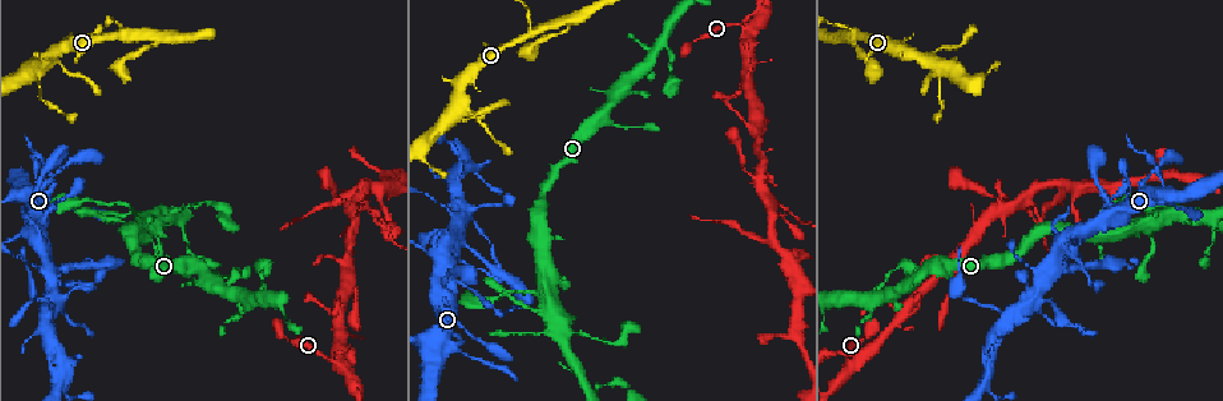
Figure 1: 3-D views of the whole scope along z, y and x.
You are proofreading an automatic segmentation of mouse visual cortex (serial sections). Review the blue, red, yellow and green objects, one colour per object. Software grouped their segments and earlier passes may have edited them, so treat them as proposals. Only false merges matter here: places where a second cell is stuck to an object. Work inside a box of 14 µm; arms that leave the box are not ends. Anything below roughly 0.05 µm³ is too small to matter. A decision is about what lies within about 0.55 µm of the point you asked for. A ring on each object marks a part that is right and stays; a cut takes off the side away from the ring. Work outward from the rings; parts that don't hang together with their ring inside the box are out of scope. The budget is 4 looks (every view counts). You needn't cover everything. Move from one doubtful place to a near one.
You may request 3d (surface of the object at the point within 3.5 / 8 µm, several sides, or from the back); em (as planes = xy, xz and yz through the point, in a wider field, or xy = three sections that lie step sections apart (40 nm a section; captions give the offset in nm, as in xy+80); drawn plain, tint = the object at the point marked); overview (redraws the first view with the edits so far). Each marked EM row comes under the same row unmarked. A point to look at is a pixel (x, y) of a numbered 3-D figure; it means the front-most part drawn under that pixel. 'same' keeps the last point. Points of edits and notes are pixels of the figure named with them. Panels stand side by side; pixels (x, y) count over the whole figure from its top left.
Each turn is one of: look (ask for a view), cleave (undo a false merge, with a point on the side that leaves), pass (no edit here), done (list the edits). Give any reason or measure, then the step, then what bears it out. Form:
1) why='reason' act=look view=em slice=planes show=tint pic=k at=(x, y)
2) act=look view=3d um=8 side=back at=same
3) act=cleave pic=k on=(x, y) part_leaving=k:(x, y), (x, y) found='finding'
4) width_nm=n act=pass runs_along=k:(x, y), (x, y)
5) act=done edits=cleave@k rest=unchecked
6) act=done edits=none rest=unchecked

why='a fork' act=look view=3d um=3.5 pic=1 at=(23, 231)

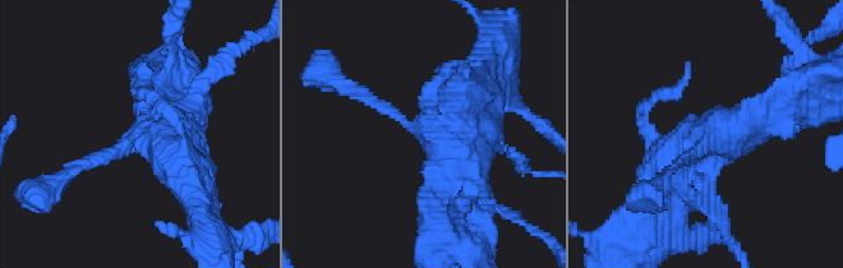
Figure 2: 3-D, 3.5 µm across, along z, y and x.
act=look view=em slice=xy step=1 show=tint pic=2 at=(146, 134)

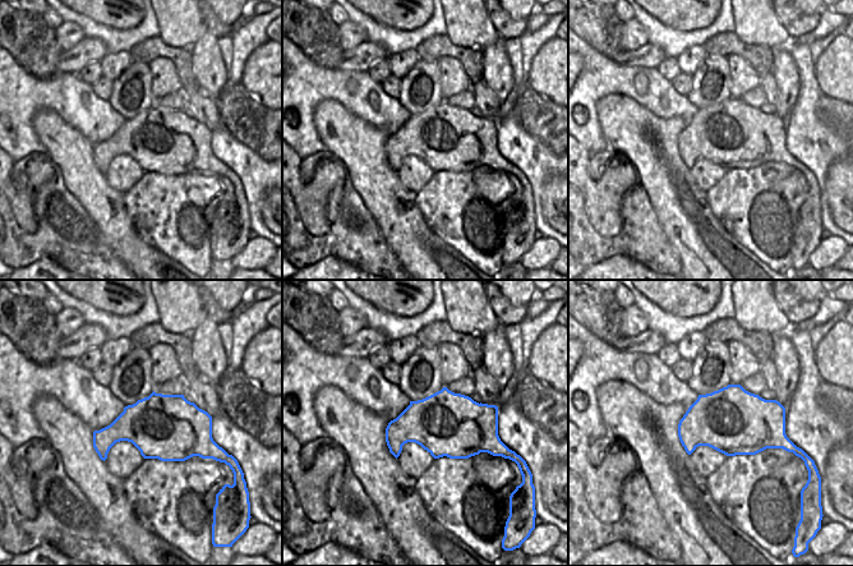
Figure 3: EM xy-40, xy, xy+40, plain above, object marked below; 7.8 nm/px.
act=pass runs_along=2:(784, 115), (690, 139), (650, 186) found='one cell here'

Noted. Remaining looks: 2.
why='a fork' act=look view=3d um=3.5 pic=1 at=(1007, 316)

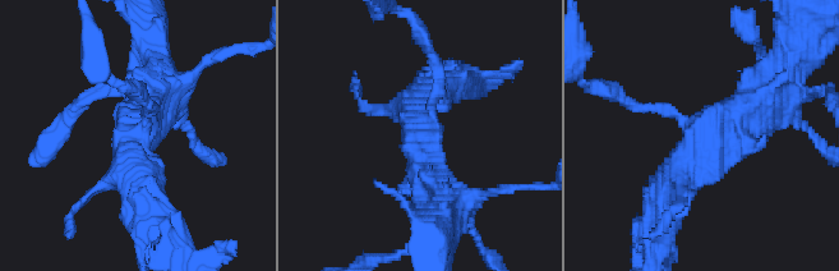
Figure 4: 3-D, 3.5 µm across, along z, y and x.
why='need the tissue' act=look view=em slice=xy step=1 show=tint pic=4 at=(129, 135)

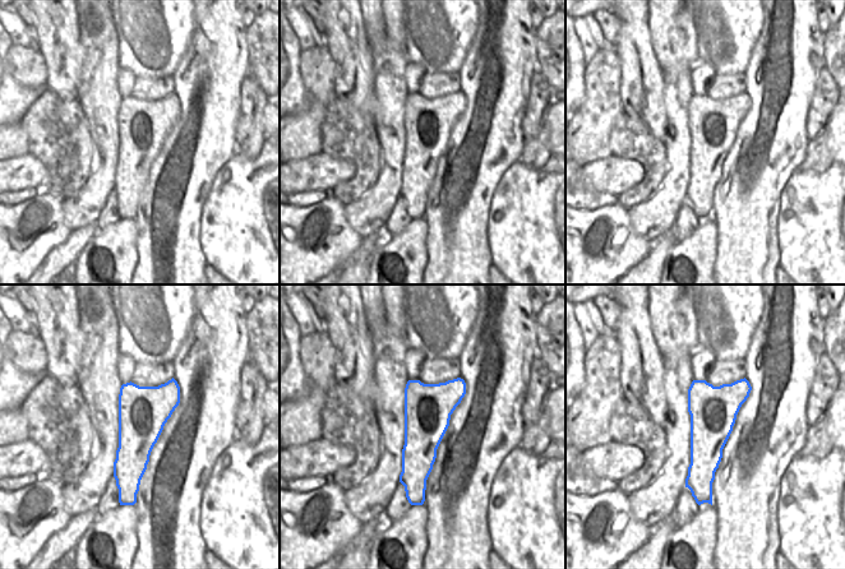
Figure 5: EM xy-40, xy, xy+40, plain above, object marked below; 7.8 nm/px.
act=pass runs_along=5:(460, 382), (426, 416), (412, 494) found='one cell here'

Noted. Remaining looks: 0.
act=done edits=none rest=unchecked

